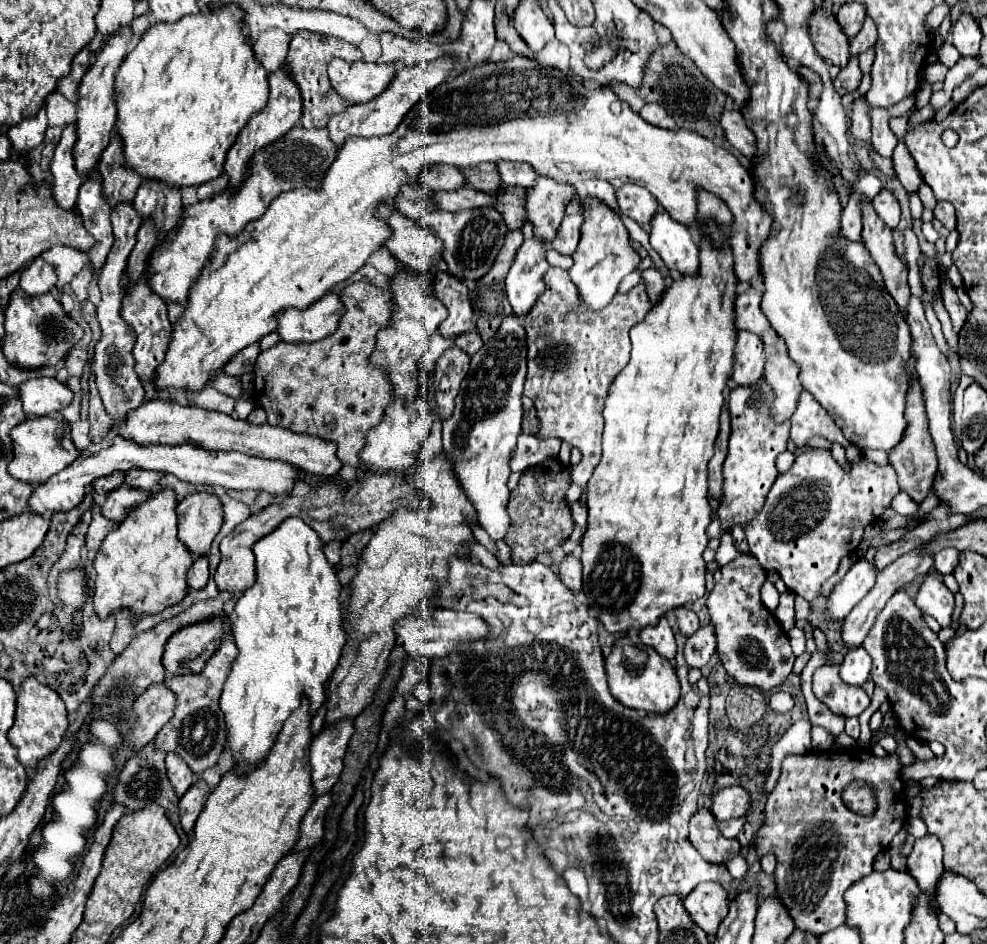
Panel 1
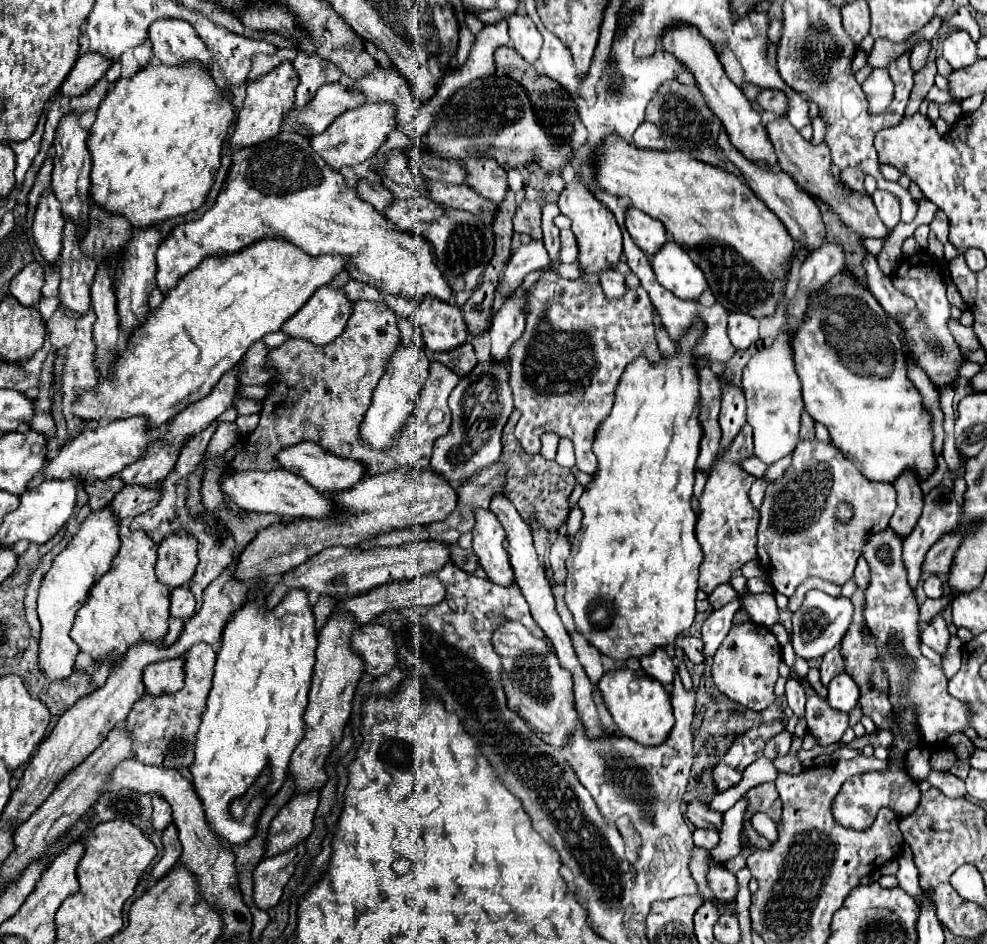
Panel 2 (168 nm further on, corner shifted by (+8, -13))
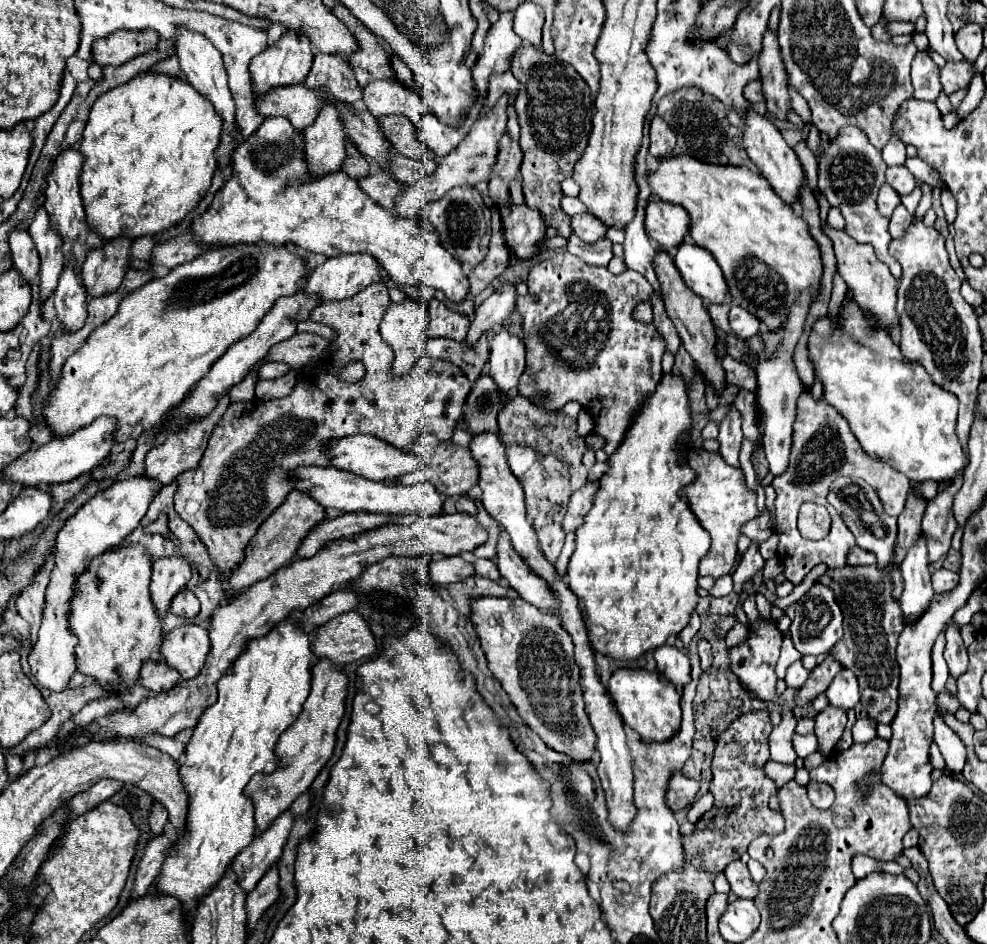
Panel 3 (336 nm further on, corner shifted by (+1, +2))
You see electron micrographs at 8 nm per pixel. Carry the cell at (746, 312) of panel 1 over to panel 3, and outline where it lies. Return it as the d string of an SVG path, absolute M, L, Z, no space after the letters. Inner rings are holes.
M732 306L730 310L730 326L734 330L734 334L738 338L750 338L756 336L760 330L760 320L756 320L756 316L752 316L752 312L740 308L740 306Z

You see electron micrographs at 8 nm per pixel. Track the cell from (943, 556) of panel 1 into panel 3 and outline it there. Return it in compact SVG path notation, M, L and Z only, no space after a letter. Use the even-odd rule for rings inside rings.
M940 568L932 574L932 586L934 592L950 592L958 584L958 574L950 572L946 568Z

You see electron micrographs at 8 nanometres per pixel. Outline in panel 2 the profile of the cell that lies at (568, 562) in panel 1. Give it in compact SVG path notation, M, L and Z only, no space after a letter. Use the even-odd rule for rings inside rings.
M559 535L553 539L551 543L551 555L549 555L549 563L551 563L551 569L553 569L553 579L557 583L563 583L565 581L565 559L571 551L571 539L567 535Z

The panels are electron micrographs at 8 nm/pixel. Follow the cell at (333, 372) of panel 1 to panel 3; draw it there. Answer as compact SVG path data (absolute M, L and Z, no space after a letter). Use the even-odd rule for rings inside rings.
M374 282L366 286L356 296L334 302L334 304L318 304L310 320L318 324L330 326L336 336L330 342L330 352L326 358L326 370L320 370L318 374L298 382L294 390L280 398L280 400L256 400L248 410L241 410L241 401L230 403L220 422L216 424L208 448L198 464L198 468L182 472L178 480L178 492L174 496L176 512L198 532L200 540L206 544L210 558L214 564L224 572L224 580L230 576L232 568L236 568L244 558L244 544L250 542L250 538L256 534L258 526L282 504L286 494L292 490L292 484L288 482L288 476L292 476L292 470L298 466L328 466L328 456L322 450L322 444L332 438L344 438L344 436L356 436L356 434L372 434L380 440L386 440L390 446L398 450L408 450L412 446L412 440L420 436L422 432L432 432L440 440L450 440L458 418L462 414L464 400L472 388L470 380L464 376L462 368L454 366L448 360L438 360L432 356L422 356L418 364L412 368L410 374L404 378L392 378L392 350L380 336L380 320L384 318L384 312L388 310L388 304L392 304L386 284ZM352 360L358 360L364 364L366 374L360 382L344 382L340 380L340 370L348 366Z

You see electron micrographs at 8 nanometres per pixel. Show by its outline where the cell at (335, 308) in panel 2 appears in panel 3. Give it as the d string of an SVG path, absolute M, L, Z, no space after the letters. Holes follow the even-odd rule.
M266 118L248 140L236 146L232 176L214 196L208 212L192 220L190 232L194 232L198 244L206 246L292 242L308 252L328 256L322 266L314 268L304 286L304 294L316 296L320 304L352 298L368 284L382 280L382 270L398 284L426 284L442 290L454 302L466 298L468 278L462 272L462 264L444 250L432 224L427 221L418 224L414 218L394 216L380 208L342 170L314 180L300 180L304 176L308 176L308 162L304 160L302 130L292 128L284 118Z

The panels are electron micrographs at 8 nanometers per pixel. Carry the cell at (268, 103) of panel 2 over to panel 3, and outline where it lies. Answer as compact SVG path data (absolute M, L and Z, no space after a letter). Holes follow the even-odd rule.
M288 30L288 34L284 34L276 44L272 44L262 54L254 56L254 60L250 62L250 76L252 76L254 94L264 96L272 88L302 84L306 80L308 72L310 72L312 58L314 58L314 52L312 52L310 40L306 36L302 36L302 34L296 34L296 32Z

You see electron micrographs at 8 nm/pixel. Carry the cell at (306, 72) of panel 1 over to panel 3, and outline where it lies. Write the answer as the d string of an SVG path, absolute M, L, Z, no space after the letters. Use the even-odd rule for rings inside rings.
M316 54L304 84L308 88L324 86L334 98L348 104L362 98L362 88L358 86L350 64L338 54Z

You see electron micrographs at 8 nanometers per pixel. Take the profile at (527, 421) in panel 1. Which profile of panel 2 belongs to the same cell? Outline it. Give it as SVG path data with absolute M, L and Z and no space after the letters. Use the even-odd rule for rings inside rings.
M515 409L503 429L503 453L501 453L501 463L507 467L505 473L505 485L503 485L503 493L513 501L515 509L519 511L519 515L529 523L531 519L539 521L547 531L557 531L565 521L567 521L567 513L569 513L569 495L575 487L575 475L571 473L571 469L565 469L561 465L557 465L555 461L547 461L541 455L529 455L523 451L523 447L517 443L515 435L513 435L513 427L517 425L519 419L519 411Z

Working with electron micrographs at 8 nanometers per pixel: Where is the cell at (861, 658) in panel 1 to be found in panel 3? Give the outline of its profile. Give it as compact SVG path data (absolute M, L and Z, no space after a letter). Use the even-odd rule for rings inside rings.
M842 668L842 672L832 680L832 684L826 690L826 696L832 706L850 710L860 702L860 688L856 684L856 674Z

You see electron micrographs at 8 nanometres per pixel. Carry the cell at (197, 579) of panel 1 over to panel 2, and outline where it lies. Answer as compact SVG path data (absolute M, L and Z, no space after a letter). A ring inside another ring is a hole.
M177 587L177 591L171 591L171 617L177 619L189 619L195 613L195 599L189 591L189 587Z

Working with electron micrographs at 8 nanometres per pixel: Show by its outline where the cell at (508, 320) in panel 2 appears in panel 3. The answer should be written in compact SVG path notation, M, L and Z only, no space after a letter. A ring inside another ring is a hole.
M502 328L490 342L490 376L502 394L512 396L520 374L524 372L524 344L520 336L512 336Z

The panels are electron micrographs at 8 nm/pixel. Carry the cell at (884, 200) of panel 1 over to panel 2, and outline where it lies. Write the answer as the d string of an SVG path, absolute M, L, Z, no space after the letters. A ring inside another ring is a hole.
M877 189L871 197L873 197L875 207L881 215L881 221L887 225L887 229L893 229L899 223L899 213L901 213L899 197L895 197L889 191L881 191L881 189Z

